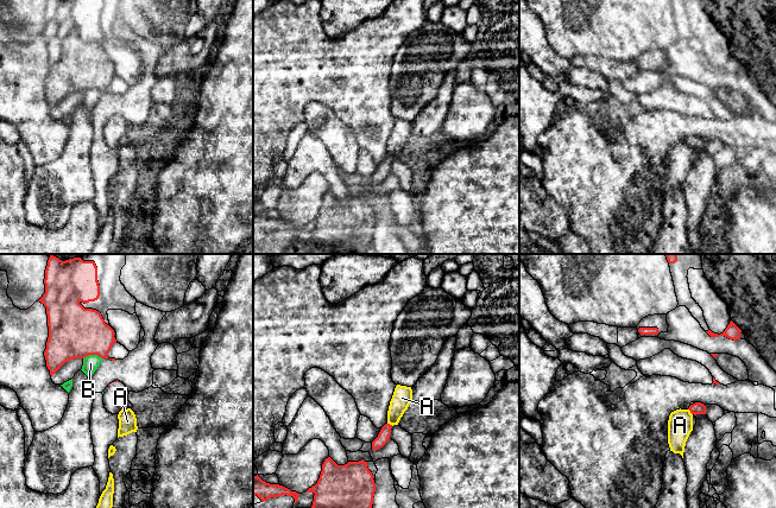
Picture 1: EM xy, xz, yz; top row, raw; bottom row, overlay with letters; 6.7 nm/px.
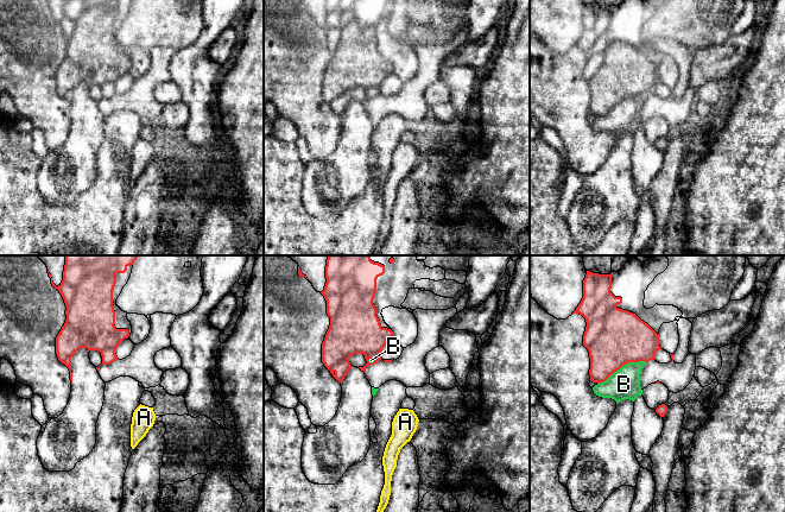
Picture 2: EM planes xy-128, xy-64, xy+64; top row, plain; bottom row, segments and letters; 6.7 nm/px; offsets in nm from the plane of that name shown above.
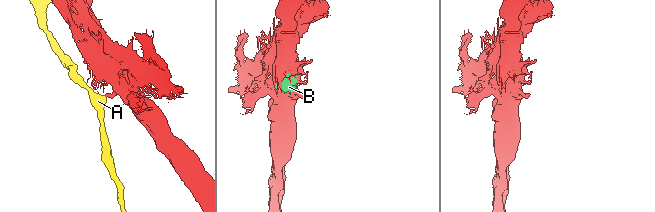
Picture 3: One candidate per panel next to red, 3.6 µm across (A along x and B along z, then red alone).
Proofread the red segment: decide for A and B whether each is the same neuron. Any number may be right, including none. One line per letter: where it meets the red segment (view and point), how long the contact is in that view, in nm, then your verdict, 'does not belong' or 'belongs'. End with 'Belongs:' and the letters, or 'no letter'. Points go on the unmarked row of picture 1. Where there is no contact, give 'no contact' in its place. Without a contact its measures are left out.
A: yz (691, 146) | 50 nm | does not belong
B: xy (92, 88) | 130 nm | does not belong
Belongs: no letter

